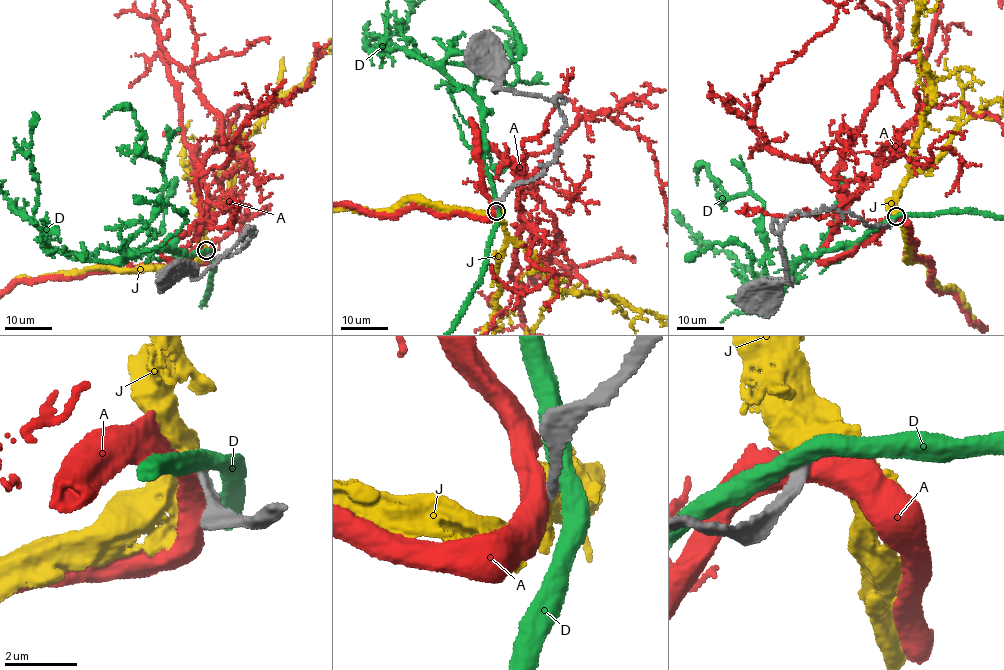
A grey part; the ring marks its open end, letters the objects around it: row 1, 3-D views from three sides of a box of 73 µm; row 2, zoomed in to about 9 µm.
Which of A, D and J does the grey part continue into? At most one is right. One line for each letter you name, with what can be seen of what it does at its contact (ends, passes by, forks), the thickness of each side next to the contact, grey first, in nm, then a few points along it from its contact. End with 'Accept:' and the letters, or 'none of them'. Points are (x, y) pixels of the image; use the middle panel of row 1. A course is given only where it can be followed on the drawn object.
J: It ends there. Thickness 320 nm (grey) against 550 nm
Accept: J

